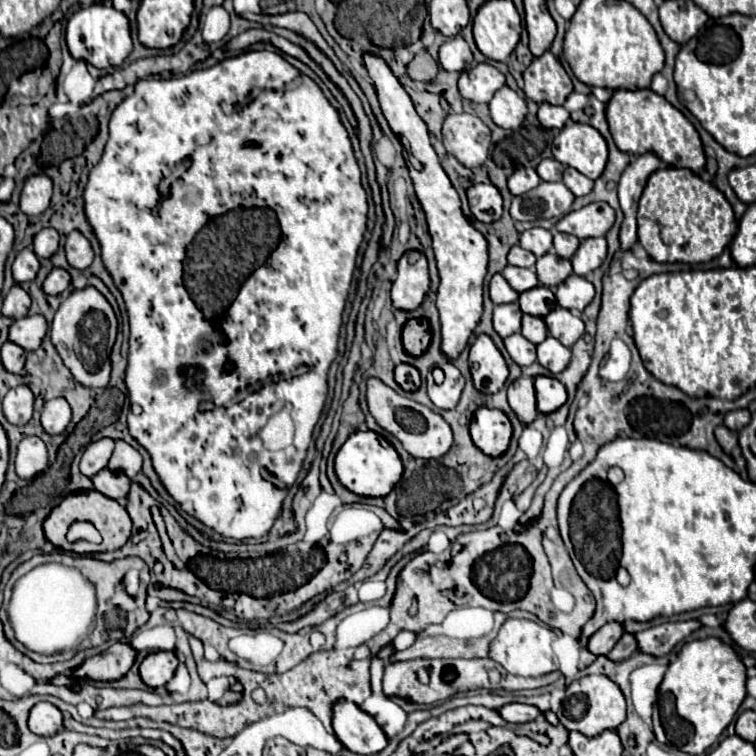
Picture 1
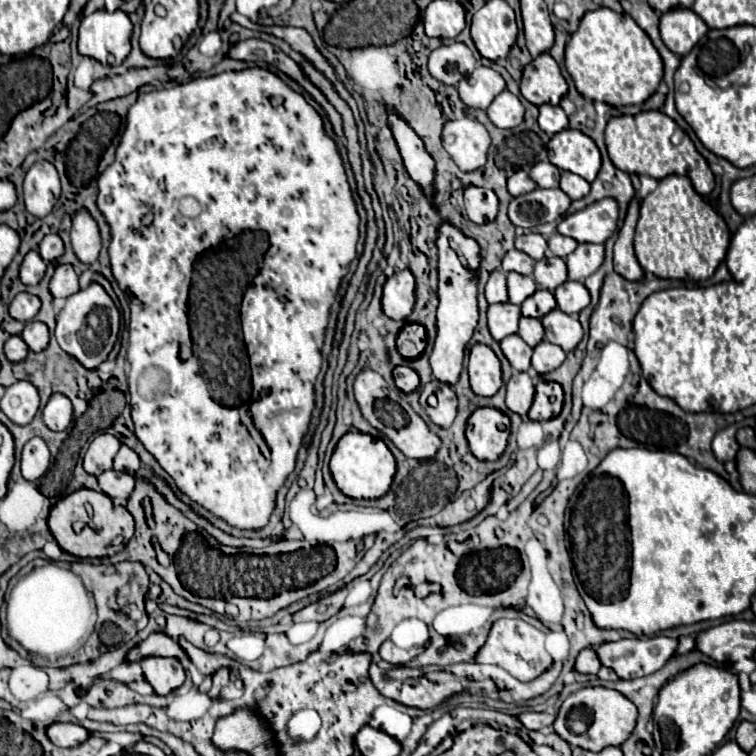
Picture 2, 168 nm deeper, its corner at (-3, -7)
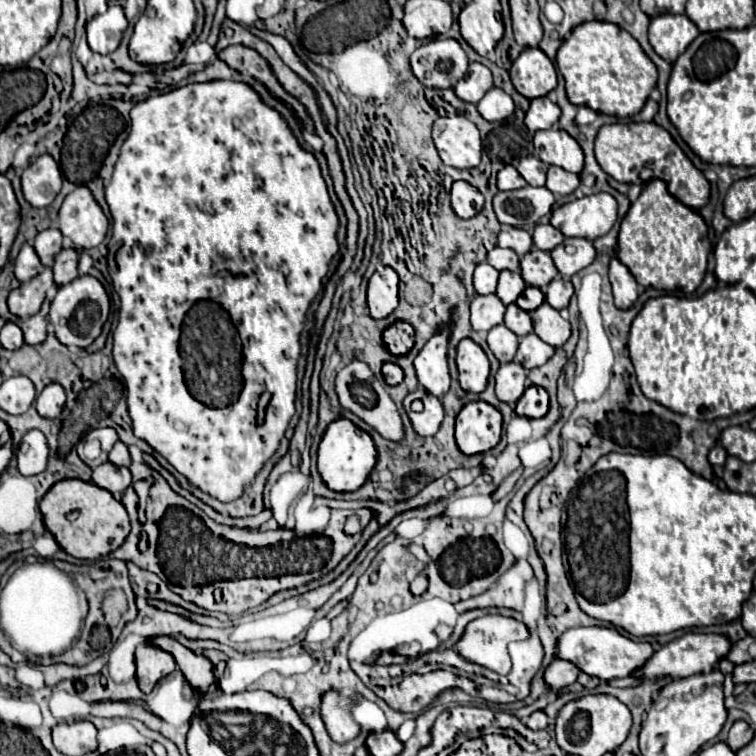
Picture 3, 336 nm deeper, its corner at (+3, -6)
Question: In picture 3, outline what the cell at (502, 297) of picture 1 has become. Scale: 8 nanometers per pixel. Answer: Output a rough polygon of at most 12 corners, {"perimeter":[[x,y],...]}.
{"perimeter":[[488,263],[474,269],[474,289],[480,295],[496,291],[498,271]]}

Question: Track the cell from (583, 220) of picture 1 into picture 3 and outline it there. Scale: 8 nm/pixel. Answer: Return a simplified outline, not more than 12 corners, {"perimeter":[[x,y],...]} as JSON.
{"perimeter":[[596,193],[552,211],[566,237],[598,239],[616,221],[616,199]]}

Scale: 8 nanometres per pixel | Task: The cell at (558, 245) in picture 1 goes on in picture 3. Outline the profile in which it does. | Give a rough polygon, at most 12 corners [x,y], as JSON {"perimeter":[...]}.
{"perimeter":[[540,223],[532,233],[538,249],[552,251],[564,235],[550,223]]}

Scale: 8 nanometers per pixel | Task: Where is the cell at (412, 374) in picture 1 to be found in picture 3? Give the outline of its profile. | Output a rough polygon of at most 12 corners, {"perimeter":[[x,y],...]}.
{"perimeter":[[394,363],[382,365],[388,385],[398,385],[404,379],[402,369]]}

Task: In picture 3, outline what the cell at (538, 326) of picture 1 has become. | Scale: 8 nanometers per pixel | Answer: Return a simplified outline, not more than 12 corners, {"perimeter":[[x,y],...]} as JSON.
{"perimeter":[[516,303],[506,307],[504,325],[518,337],[532,331],[532,319]]}

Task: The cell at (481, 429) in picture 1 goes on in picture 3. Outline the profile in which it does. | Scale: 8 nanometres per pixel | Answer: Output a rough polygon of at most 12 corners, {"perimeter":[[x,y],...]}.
{"perimeter":[[486,401],[456,417],[456,443],[466,455],[498,445],[502,415]]}

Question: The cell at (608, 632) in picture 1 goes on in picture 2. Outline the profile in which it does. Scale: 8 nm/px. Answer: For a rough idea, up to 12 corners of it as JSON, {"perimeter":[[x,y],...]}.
{"perimeter":[[594,648],[578,654],[574,670],[596,674],[602,664]]}

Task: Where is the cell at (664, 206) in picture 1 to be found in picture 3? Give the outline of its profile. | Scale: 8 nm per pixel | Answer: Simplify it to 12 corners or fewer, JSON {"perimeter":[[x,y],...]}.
{"perimeter":[[650,179],[620,223],[618,259],[642,287],[694,293],[704,219]]}

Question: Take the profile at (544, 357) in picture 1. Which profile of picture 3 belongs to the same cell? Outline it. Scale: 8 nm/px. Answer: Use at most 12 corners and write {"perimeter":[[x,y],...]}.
{"perimeter":[[536,333],[520,337],[516,361],[526,371],[544,365],[554,347]]}

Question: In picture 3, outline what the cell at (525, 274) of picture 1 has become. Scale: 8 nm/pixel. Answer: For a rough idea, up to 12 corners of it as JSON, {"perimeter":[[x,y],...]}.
{"perimeter":[[500,271],[496,295],[510,305],[526,289],[520,273]]}

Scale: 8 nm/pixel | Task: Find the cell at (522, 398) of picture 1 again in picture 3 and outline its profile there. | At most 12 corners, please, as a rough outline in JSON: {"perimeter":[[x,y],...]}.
{"perimeter":[[516,361],[496,373],[496,397],[514,407],[526,389]]}

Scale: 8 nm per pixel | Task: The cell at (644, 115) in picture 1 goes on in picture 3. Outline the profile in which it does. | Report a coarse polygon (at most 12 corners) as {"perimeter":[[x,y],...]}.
{"perimeter":[[652,123],[604,125],[596,161],[620,183],[644,167],[700,211],[710,183]]}

